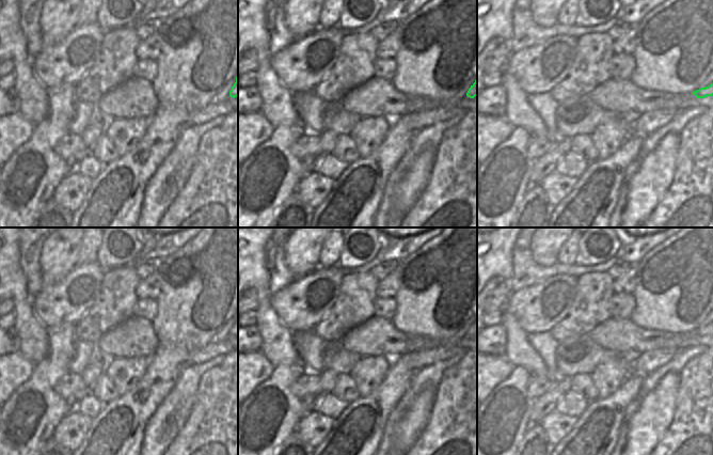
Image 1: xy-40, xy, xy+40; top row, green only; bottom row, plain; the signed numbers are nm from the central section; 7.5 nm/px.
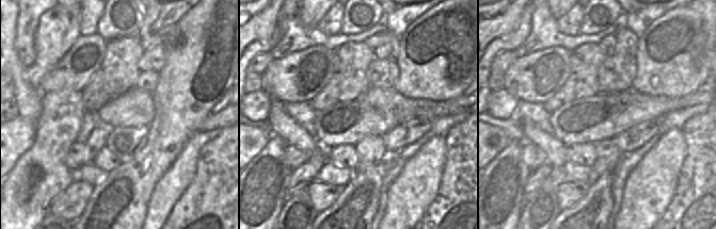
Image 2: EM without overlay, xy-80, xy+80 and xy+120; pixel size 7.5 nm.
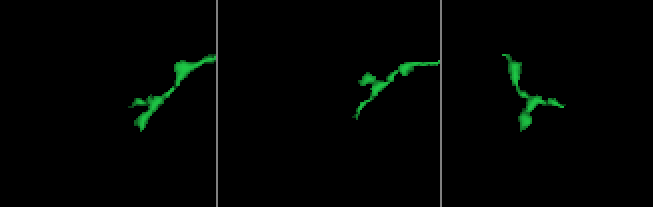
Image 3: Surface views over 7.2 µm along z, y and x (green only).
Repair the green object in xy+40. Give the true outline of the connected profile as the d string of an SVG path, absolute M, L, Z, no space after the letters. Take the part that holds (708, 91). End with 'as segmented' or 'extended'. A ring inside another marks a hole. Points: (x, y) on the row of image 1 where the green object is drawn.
M713 83L709 87L700 88L699 90L692 92L697 98L704 98L707 96L713 96Z; as segmented

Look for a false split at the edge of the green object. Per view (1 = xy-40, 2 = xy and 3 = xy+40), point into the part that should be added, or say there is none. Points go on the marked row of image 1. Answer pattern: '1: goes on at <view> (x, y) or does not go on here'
1: does not go on here
2: does not go on here
3: does not go on here

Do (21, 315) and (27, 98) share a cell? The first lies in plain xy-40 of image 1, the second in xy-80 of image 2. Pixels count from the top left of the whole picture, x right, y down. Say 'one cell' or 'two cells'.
one cell

